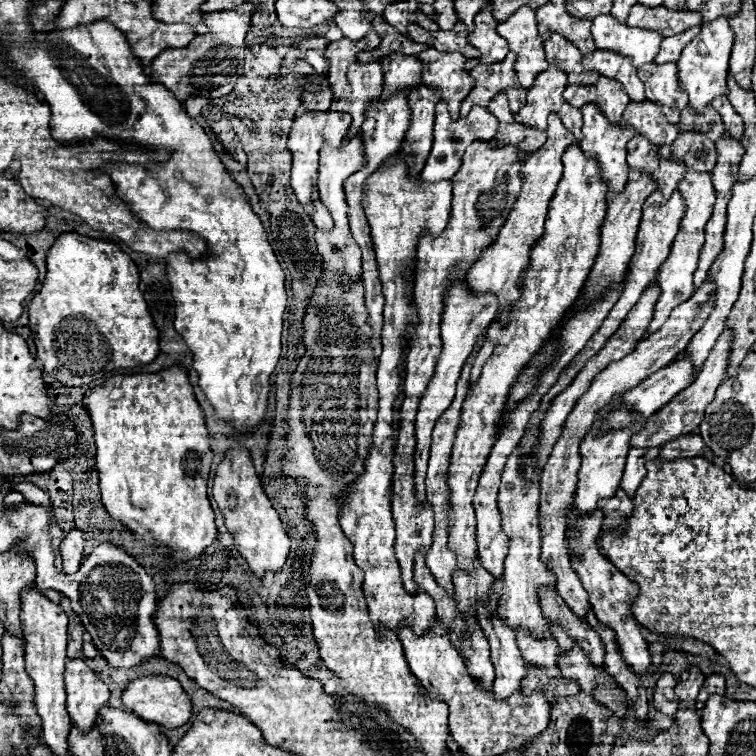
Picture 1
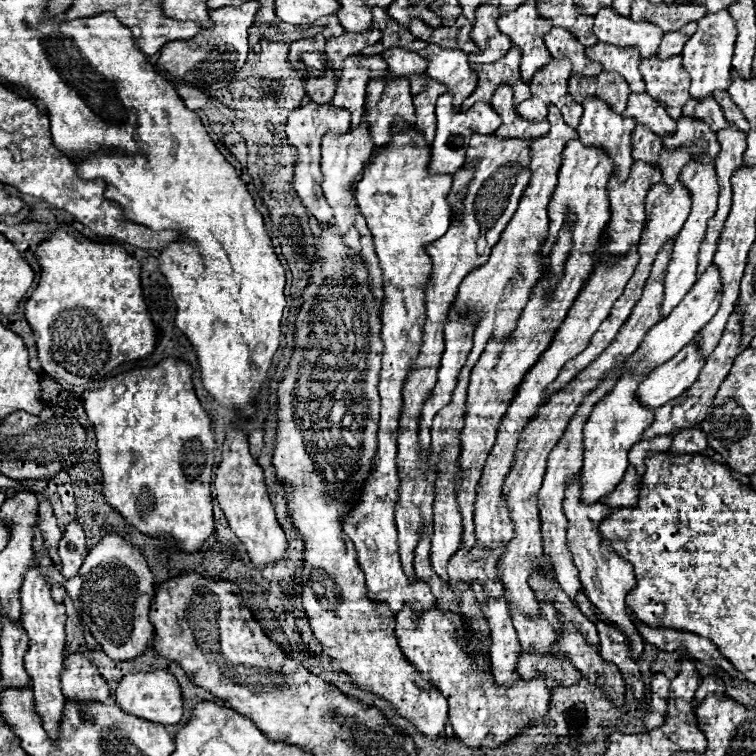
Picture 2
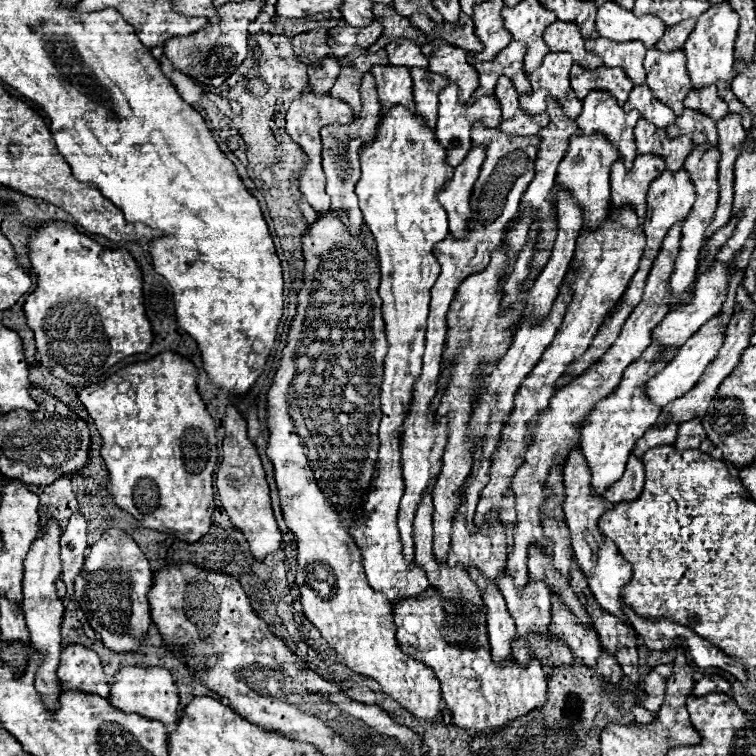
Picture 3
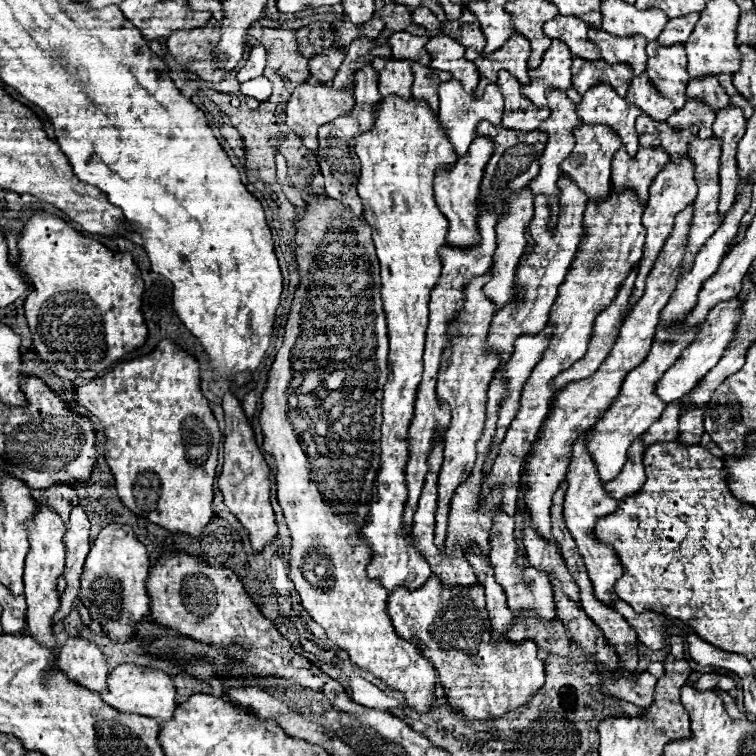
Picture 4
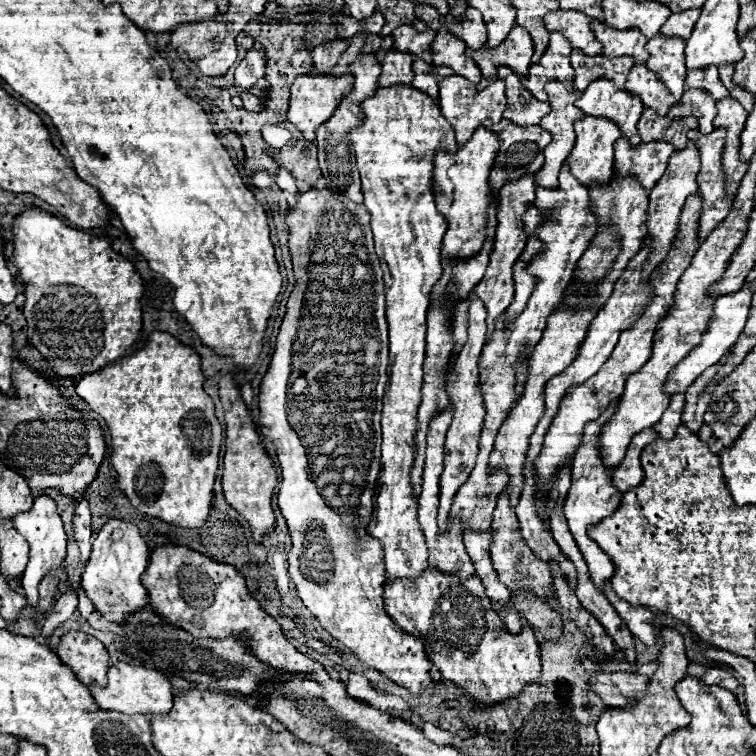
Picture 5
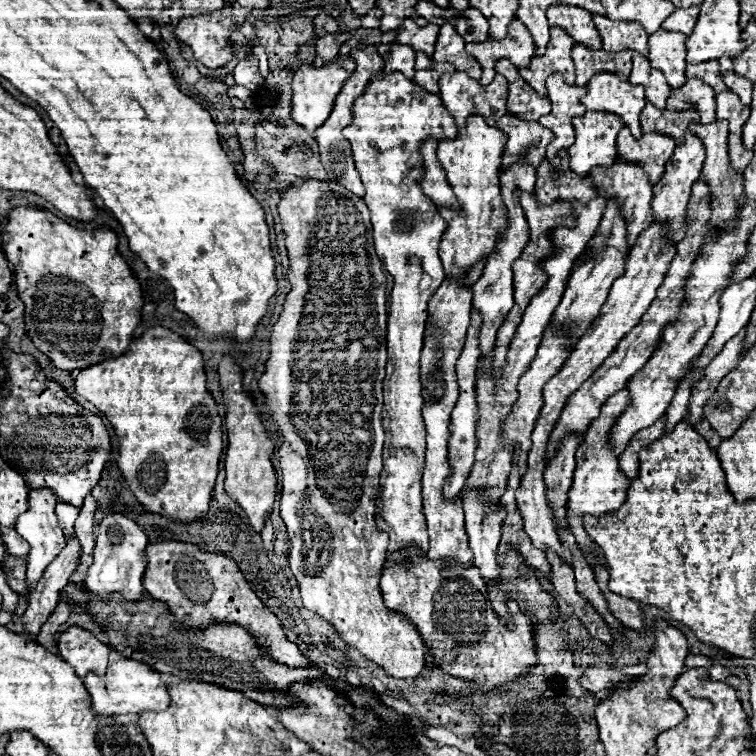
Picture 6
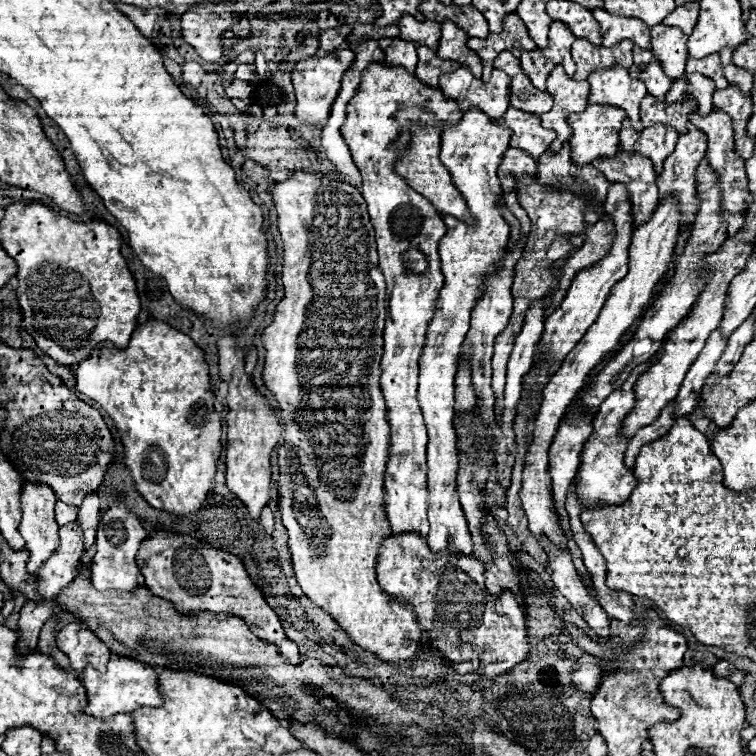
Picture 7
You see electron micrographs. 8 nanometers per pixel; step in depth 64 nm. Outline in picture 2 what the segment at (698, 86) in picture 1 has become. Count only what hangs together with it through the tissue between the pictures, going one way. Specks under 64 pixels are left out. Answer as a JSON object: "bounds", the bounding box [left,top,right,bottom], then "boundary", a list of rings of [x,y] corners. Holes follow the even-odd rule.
{"bounds":[682,10,736,100],"boundary":[[[720,10],[714,14],[706,14],[698,20],[698,28],[692,34],[692,38],[684,44],[682,50],[682,66],[688,70],[692,86],[690,96],[696,100],[702,100],[716,90],[726,90],[732,82],[732,54],[734,54],[734,42],[736,42],[736,24],[728,10]]]}

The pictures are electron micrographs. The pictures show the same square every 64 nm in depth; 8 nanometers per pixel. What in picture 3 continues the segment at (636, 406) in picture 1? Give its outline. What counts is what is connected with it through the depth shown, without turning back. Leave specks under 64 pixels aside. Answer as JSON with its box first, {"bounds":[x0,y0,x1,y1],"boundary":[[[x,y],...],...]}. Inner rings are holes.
{"bounds":[646,314,726,406],"boundary":[[[720,314],[712,316],[692,338],[688,338],[688,342],[678,350],[676,358],[672,360],[672,364],[668,362],[668,366],[656,374],[648,384],[646,384],[646,392],[648,396],[660,404],[666,406],[668,402],[684,396],[688,390],[692,390],[692,386],[696,386],[696,382],[700,380],[700,376],[704,374],[704,370],[708,368],[708,364],[712,364],[712,360],[716,358],[716,354],[720,352],[720,346],[724,344],[726,338],[726,328],[720,326]]]}

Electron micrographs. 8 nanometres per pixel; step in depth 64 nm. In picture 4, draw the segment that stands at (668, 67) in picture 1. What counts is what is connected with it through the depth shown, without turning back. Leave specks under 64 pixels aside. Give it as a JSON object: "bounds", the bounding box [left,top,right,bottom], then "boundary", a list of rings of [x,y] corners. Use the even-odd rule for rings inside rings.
{"bounds":[646,42,688,110],"boundary":[[[650,42],[646,46],[648,52],[648,66],[646,72],[650,76],[650,82],[674,102],[676,110],[684,106],[686,102],[686,84],[688,84],[688,72],[686,72],[686,50],[684,44],[672,44],[672,46],[658,46],[656,42]]]}

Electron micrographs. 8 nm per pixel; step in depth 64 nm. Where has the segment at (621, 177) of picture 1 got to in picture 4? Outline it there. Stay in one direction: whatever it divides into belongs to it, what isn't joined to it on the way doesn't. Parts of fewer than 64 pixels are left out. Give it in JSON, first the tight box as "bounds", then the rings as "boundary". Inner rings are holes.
{"bounds":[576,84,642,154],"boundary":[[[608,84],[592,86],[584,96],[582,102],[576,106],[578,118],[586,124],[606,124],[610,126],[626,146],[628,154],[636,154],[638,150],[638,134],[634,128],[636,118],[642,114],[638,106],[620,98],[616,90]]]}

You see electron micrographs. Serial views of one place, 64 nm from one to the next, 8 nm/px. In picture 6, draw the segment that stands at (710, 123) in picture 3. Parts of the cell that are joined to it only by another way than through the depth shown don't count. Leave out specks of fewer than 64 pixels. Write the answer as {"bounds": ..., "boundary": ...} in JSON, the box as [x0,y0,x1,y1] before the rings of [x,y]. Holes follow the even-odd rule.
{"bounds":[666,78,716,124],"boundary":[[[690,78],[684,82],[684,86],[672,90],[666,108],[668,110],[694,108],[700,112],[700,122],[708,124],[712,122],[712,118],[716,118],[714,90],[706,82],[700,82],[698,78]]]}

